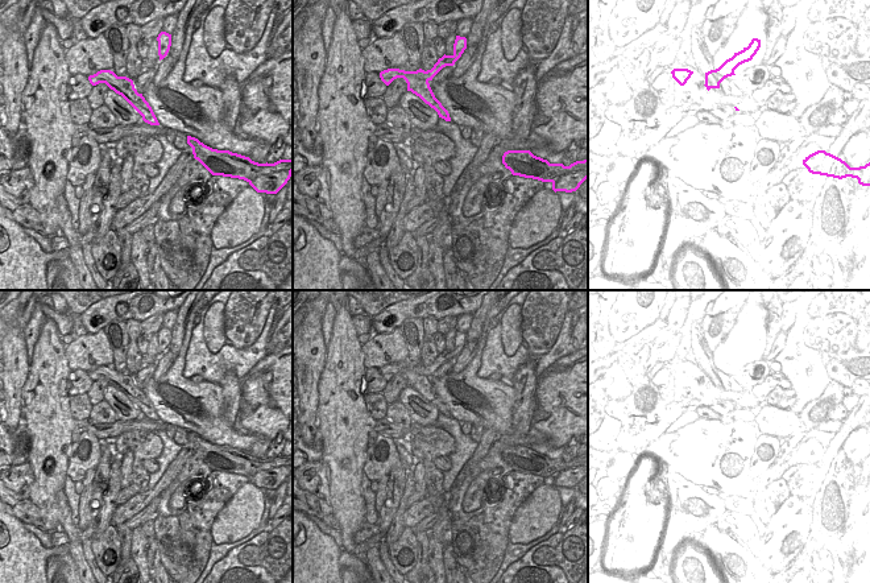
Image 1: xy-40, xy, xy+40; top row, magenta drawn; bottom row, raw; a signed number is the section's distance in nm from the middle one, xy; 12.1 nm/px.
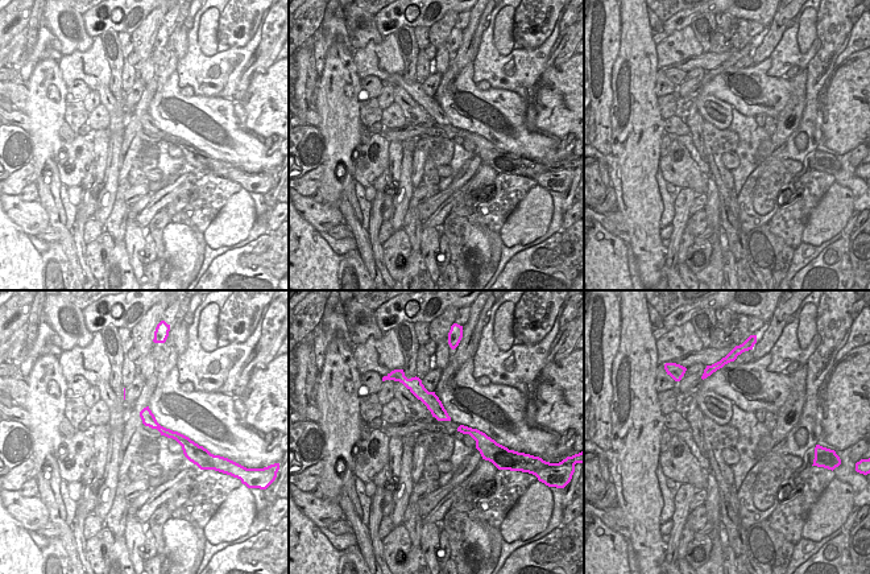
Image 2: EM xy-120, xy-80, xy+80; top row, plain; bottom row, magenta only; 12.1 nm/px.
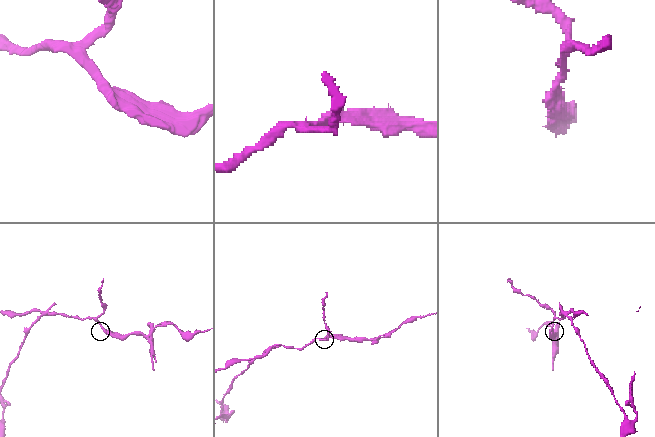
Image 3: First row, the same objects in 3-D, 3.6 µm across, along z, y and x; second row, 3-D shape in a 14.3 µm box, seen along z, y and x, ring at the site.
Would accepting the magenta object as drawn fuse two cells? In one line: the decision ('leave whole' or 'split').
split

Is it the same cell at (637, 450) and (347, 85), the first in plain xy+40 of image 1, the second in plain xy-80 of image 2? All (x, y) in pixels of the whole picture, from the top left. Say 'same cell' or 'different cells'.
same cell

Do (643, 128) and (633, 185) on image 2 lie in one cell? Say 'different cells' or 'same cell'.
same cell

